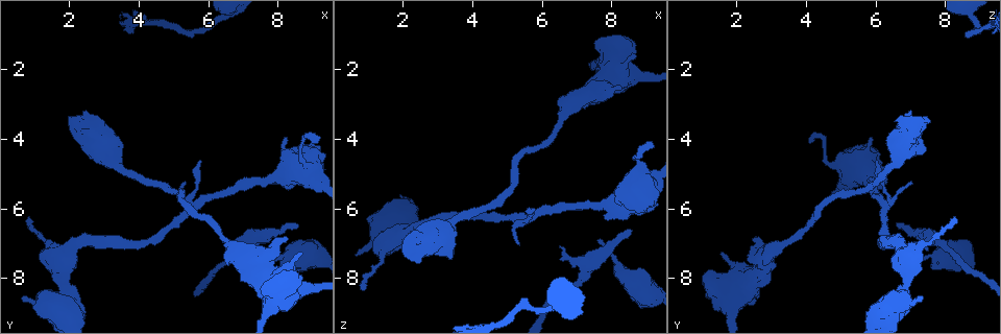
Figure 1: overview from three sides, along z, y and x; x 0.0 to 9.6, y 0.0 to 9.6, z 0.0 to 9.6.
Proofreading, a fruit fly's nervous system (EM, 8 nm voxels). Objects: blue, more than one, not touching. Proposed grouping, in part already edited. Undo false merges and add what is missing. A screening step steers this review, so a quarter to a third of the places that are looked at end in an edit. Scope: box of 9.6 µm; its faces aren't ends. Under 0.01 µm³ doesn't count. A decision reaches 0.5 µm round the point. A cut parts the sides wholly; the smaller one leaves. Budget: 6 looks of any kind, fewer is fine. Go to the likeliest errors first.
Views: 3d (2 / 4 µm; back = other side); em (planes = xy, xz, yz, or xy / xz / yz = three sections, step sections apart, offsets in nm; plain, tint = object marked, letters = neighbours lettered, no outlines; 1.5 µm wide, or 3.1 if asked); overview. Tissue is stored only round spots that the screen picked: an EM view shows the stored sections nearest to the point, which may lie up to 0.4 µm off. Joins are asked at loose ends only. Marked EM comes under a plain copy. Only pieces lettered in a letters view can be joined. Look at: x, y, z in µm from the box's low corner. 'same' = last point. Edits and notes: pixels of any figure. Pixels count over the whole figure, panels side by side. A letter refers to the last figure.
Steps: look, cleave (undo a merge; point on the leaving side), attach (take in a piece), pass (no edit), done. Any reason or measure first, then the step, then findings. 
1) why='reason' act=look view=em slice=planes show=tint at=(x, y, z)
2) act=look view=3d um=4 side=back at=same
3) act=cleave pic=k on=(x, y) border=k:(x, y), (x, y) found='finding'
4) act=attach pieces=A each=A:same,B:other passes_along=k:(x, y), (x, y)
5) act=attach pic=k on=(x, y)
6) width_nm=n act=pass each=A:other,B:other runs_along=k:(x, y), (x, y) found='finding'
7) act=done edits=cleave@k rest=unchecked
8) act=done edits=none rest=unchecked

why='thick end' act=look view=em slice=planes show=letters at=(8.25, 6.80, 2.50)

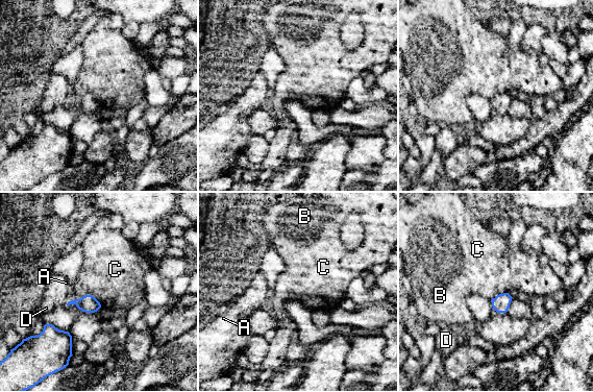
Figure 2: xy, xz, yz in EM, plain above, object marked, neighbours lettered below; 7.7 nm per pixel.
act=pass each=A:other,B:other,C:other,D:other border=2:(75, 298), (92, 295), (101, 304) found='none of them fits'

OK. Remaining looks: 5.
why='an open end' act=look view=em slice=planes show=letters at=(8.40, 6.45, 6.60)

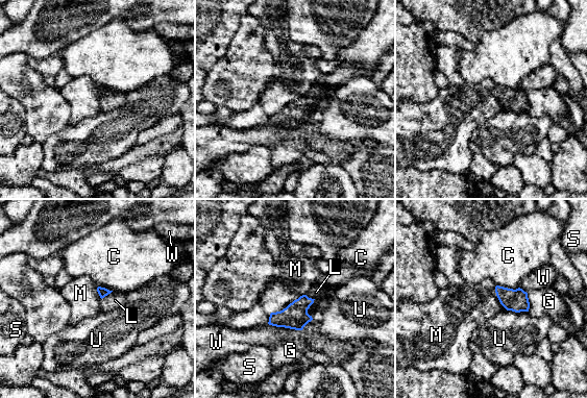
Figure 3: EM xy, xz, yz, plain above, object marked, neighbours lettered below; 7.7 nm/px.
act=attach pieces=L each=C:other,G:other,L:same,M:other,S:other,U:other,W:other passes_along=3:(102, 292), (106, 295), (115, 300) found='it goes on there'

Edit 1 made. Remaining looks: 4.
act=look view=overview

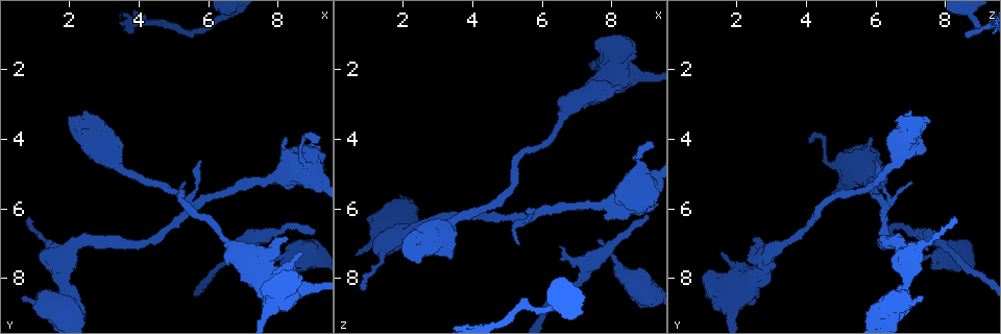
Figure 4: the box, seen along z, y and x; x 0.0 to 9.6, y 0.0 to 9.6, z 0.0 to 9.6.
act=look view=em slice=planes show=letters at=(8.70, 4.20, 4.50)

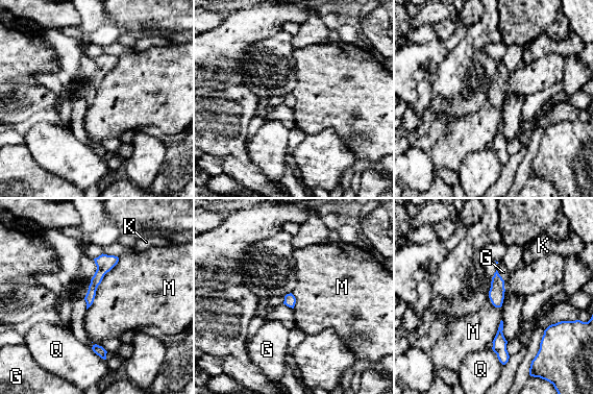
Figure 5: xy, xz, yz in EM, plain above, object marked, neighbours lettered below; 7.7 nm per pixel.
width_nm=80 act=pass each=G:other,K:other,M:other,Q:other runs_along=5:(115, 259), (100, 272), (89, 302) found='continuous, no second cell'

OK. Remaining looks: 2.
act=done edits=attach@3 rest=unchecked

